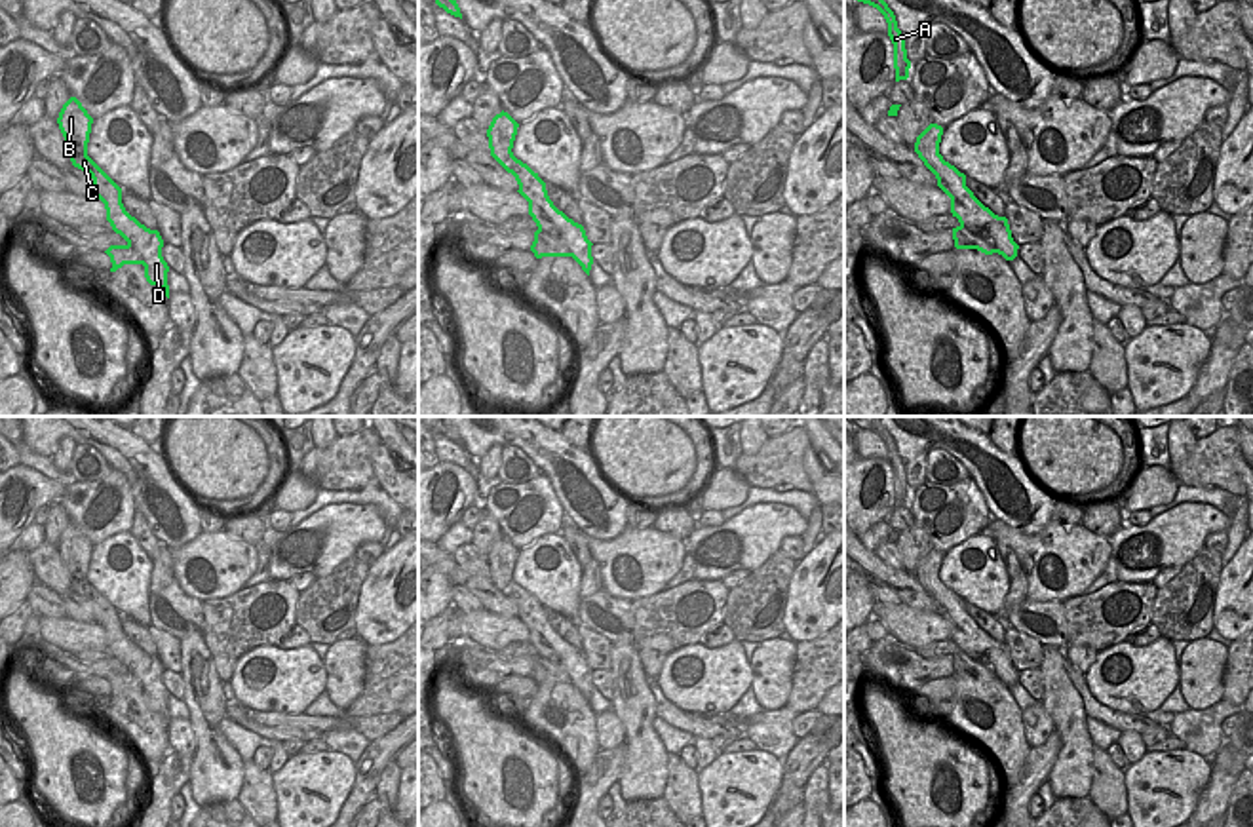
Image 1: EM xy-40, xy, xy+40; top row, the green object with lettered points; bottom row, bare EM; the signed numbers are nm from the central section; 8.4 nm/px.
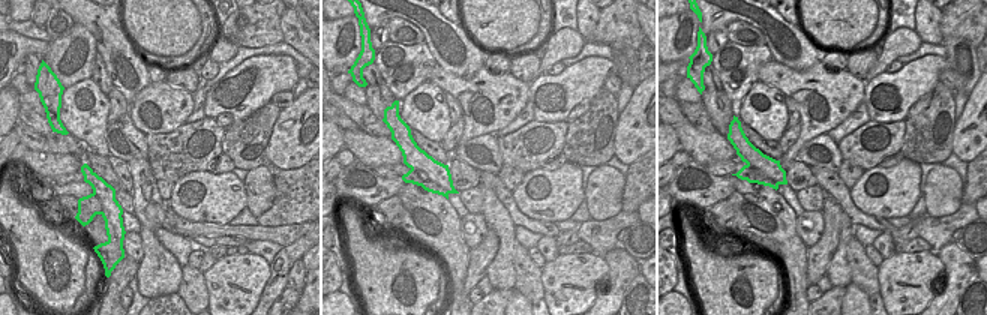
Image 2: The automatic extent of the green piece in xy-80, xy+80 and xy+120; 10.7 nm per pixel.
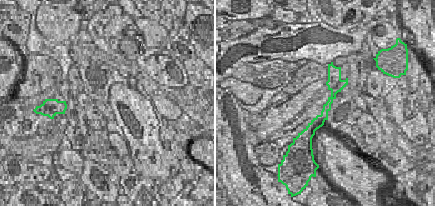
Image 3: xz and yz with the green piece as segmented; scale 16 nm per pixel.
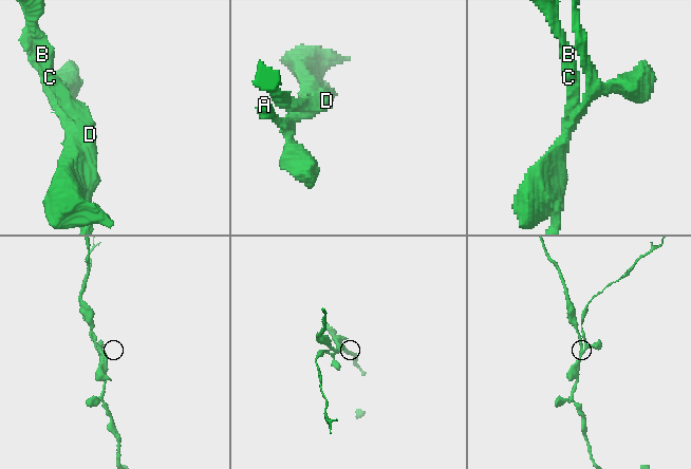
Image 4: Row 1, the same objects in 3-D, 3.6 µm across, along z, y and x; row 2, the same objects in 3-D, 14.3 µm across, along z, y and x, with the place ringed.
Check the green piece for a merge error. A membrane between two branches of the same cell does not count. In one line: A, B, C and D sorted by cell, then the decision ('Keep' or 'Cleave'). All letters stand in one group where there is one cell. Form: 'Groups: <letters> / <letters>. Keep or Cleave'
Groups: A / B C D. Cleave.

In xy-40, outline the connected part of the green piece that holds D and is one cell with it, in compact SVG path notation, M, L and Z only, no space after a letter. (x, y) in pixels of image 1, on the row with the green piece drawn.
M70 97L63 105L57 124L68 144L72 165L91 175L95 198L105 203L112 230L141 253L146 281L160 287L169 298L169 266L162 257L164 240L160 232L146 228L125 211L122 188L87 156L93 118L76 97Z

